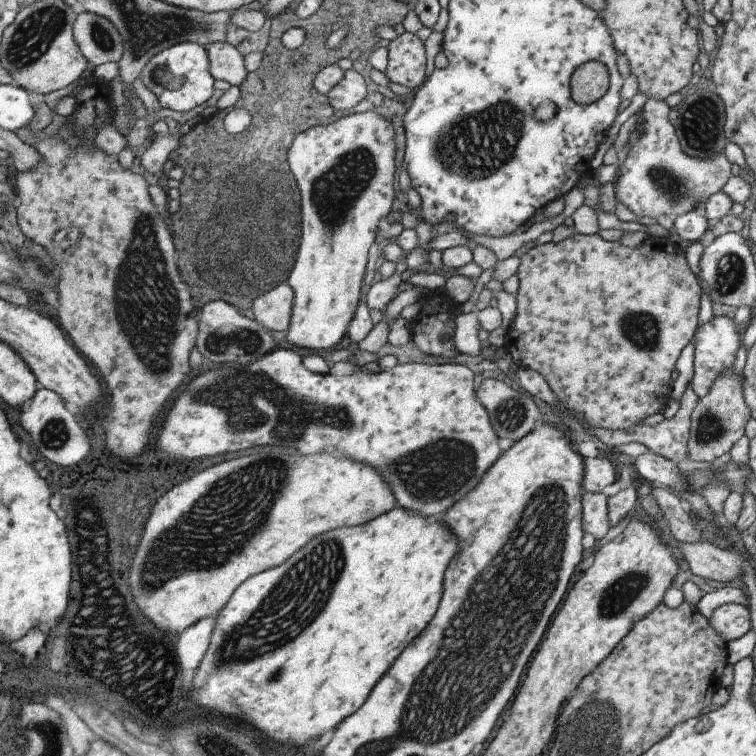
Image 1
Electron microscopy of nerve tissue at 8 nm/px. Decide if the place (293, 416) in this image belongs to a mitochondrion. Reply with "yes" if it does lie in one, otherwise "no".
yes

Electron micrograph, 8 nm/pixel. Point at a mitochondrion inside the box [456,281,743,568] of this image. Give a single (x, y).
(641, 329)

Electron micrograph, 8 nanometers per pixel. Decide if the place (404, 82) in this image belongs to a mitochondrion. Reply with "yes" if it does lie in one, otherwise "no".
no

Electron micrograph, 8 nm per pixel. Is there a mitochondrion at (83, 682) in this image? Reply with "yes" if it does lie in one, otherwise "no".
no

